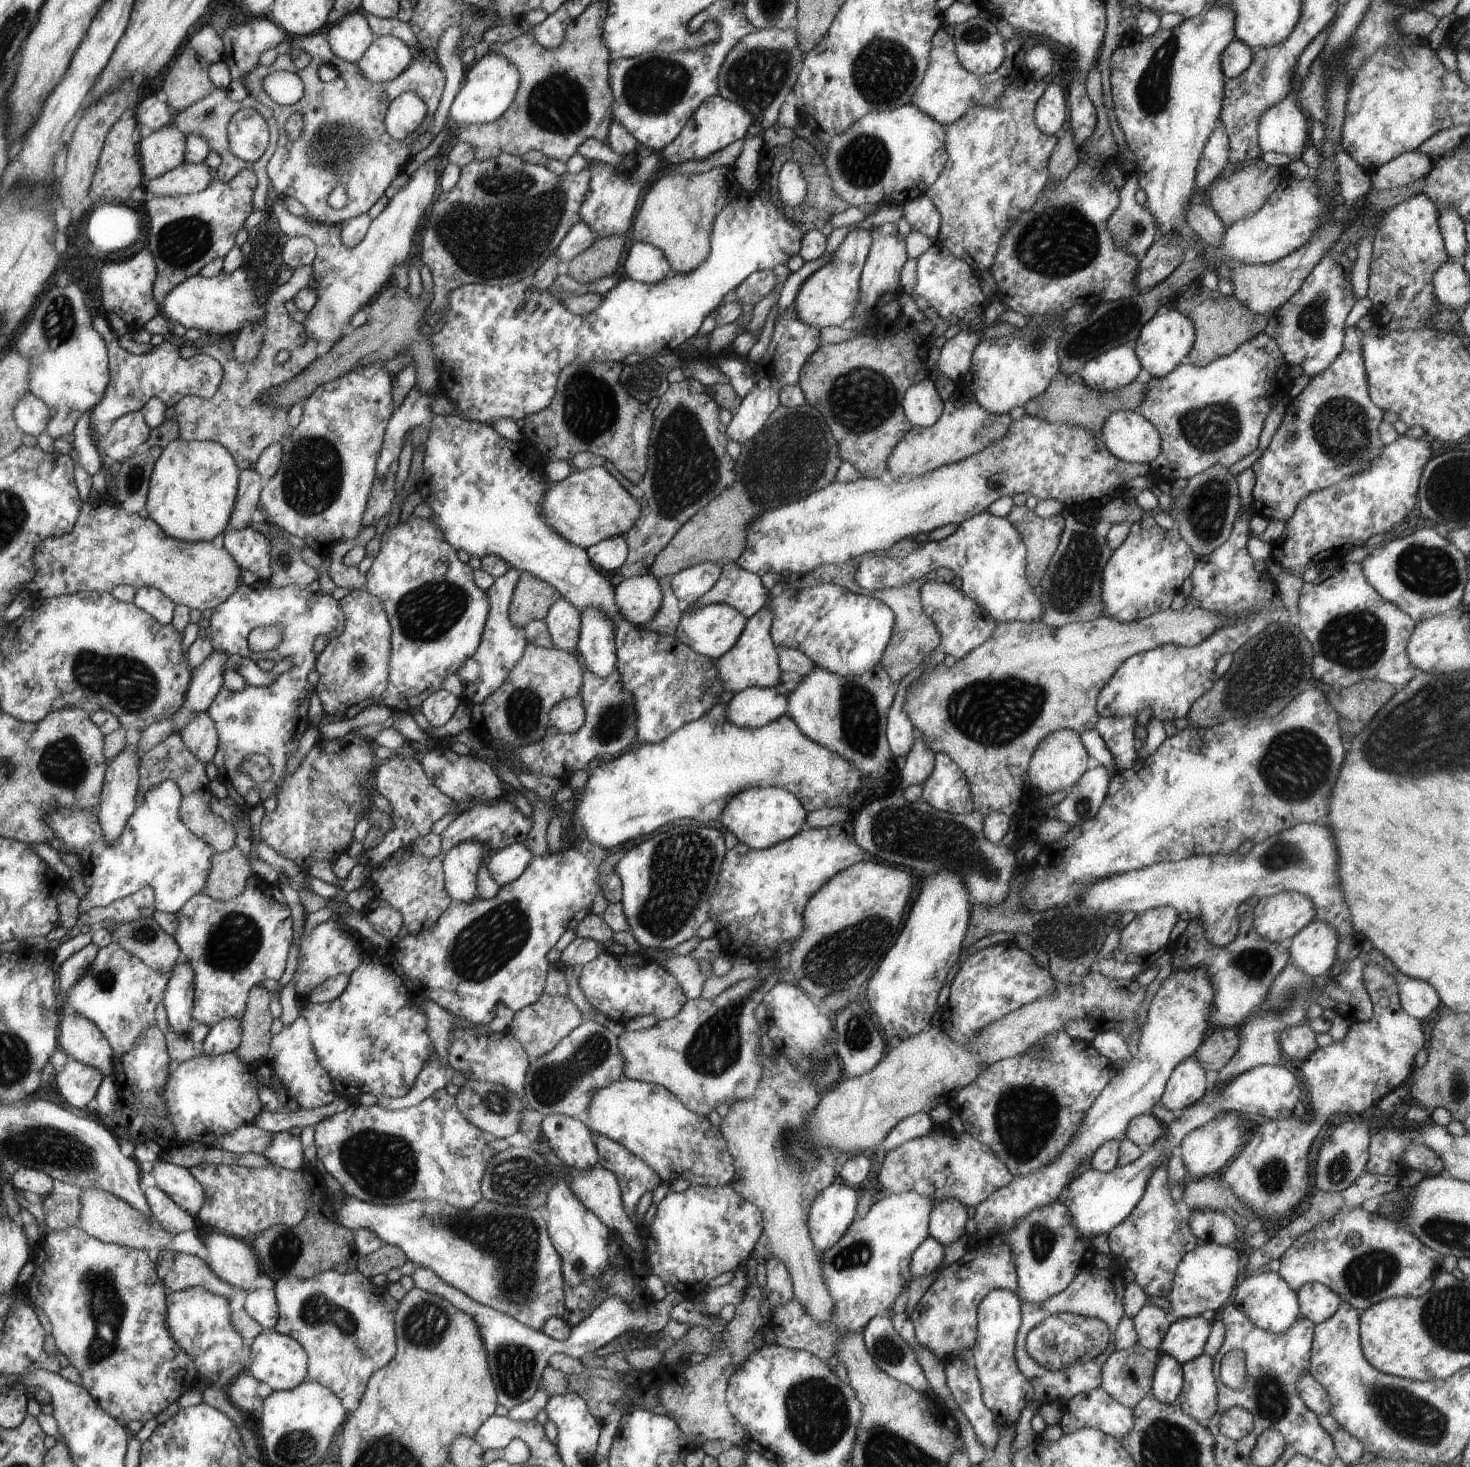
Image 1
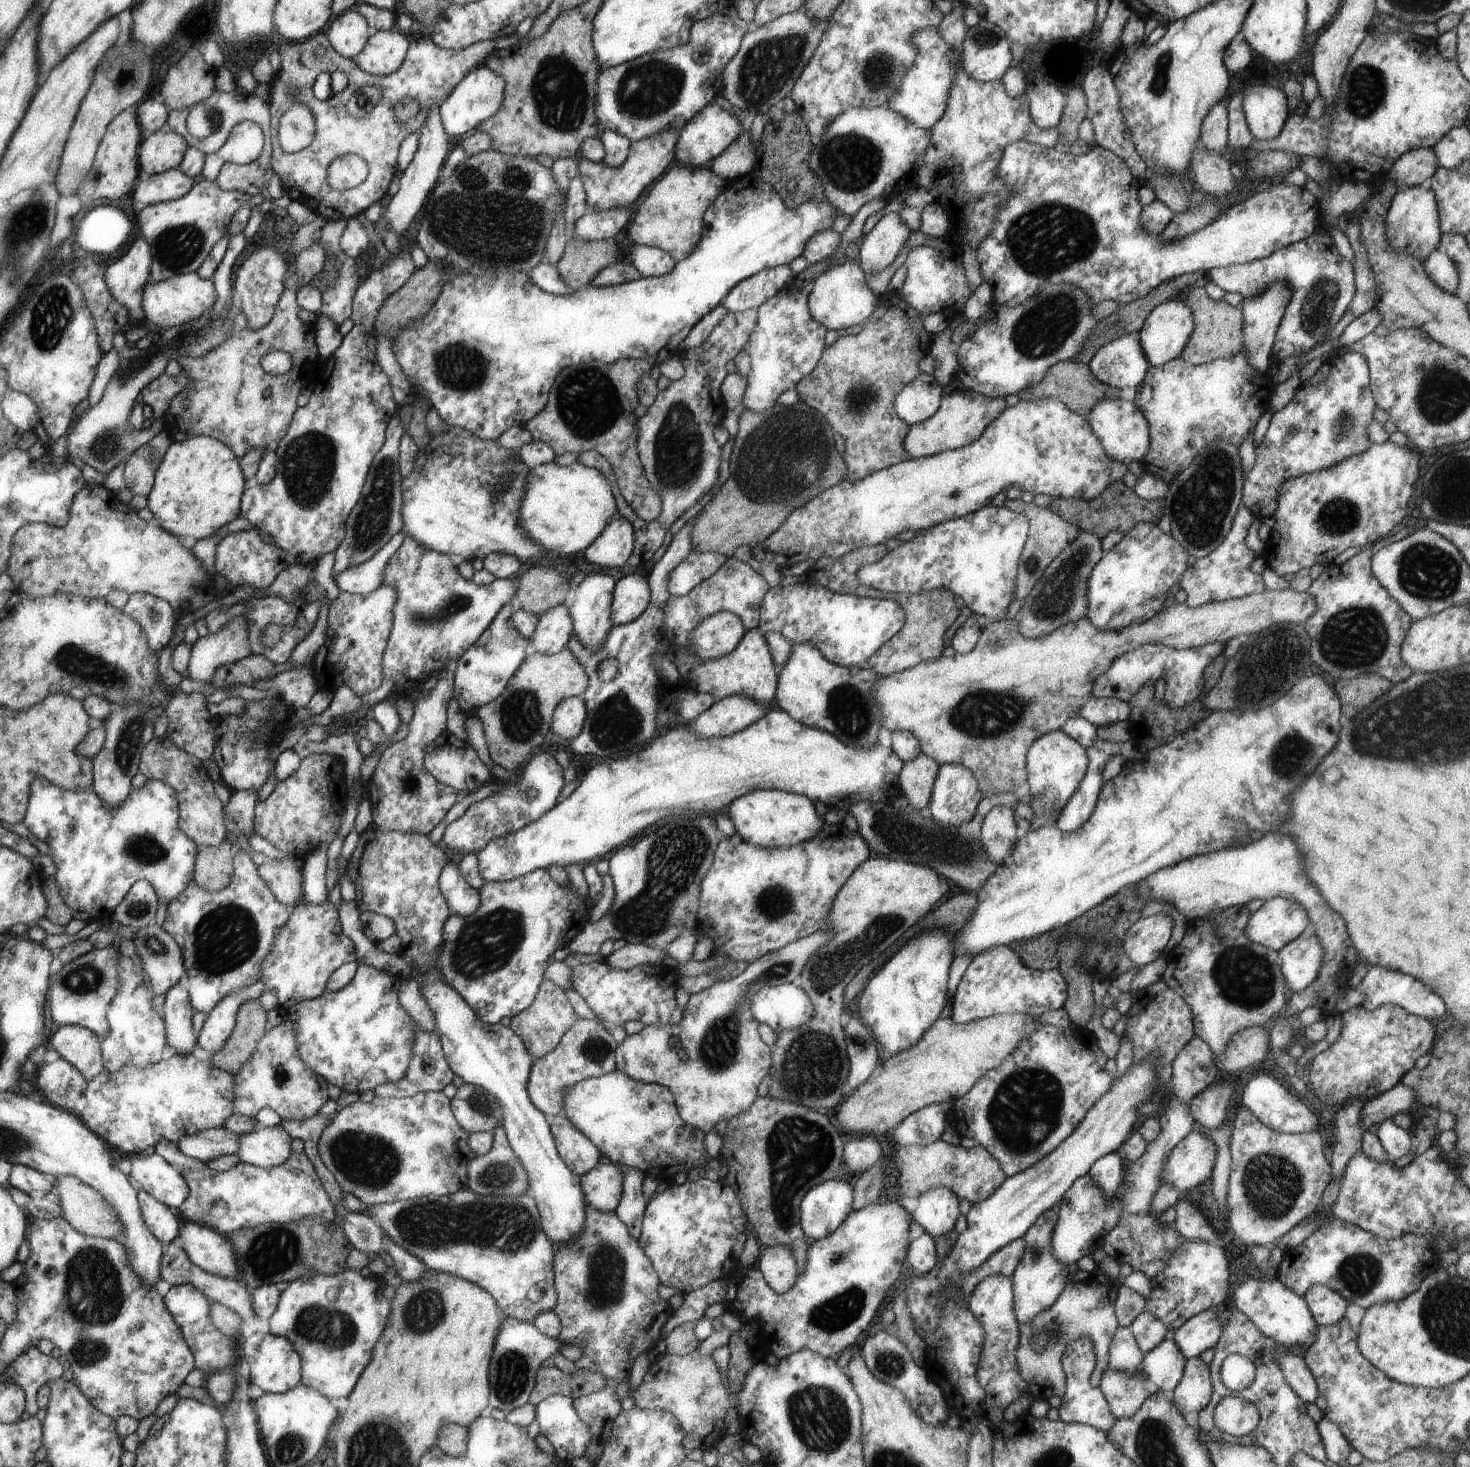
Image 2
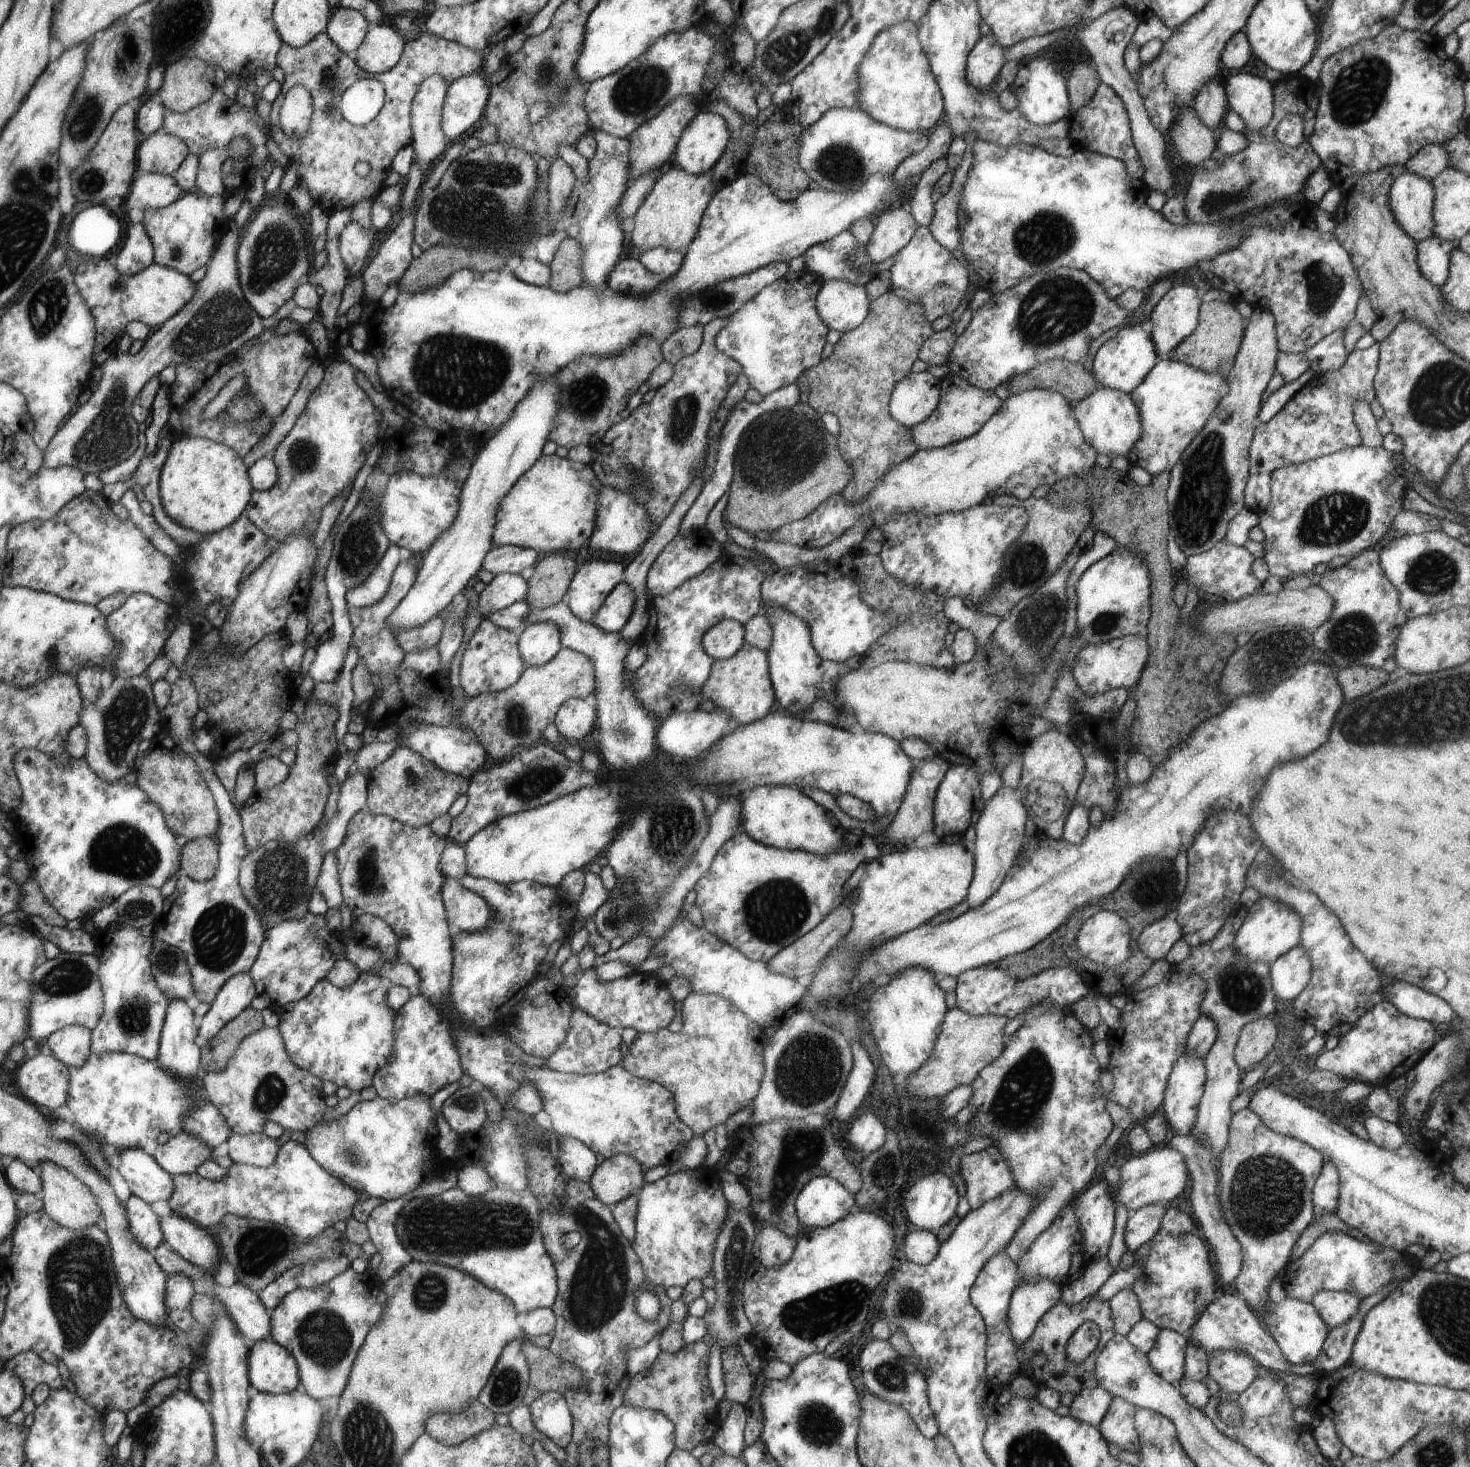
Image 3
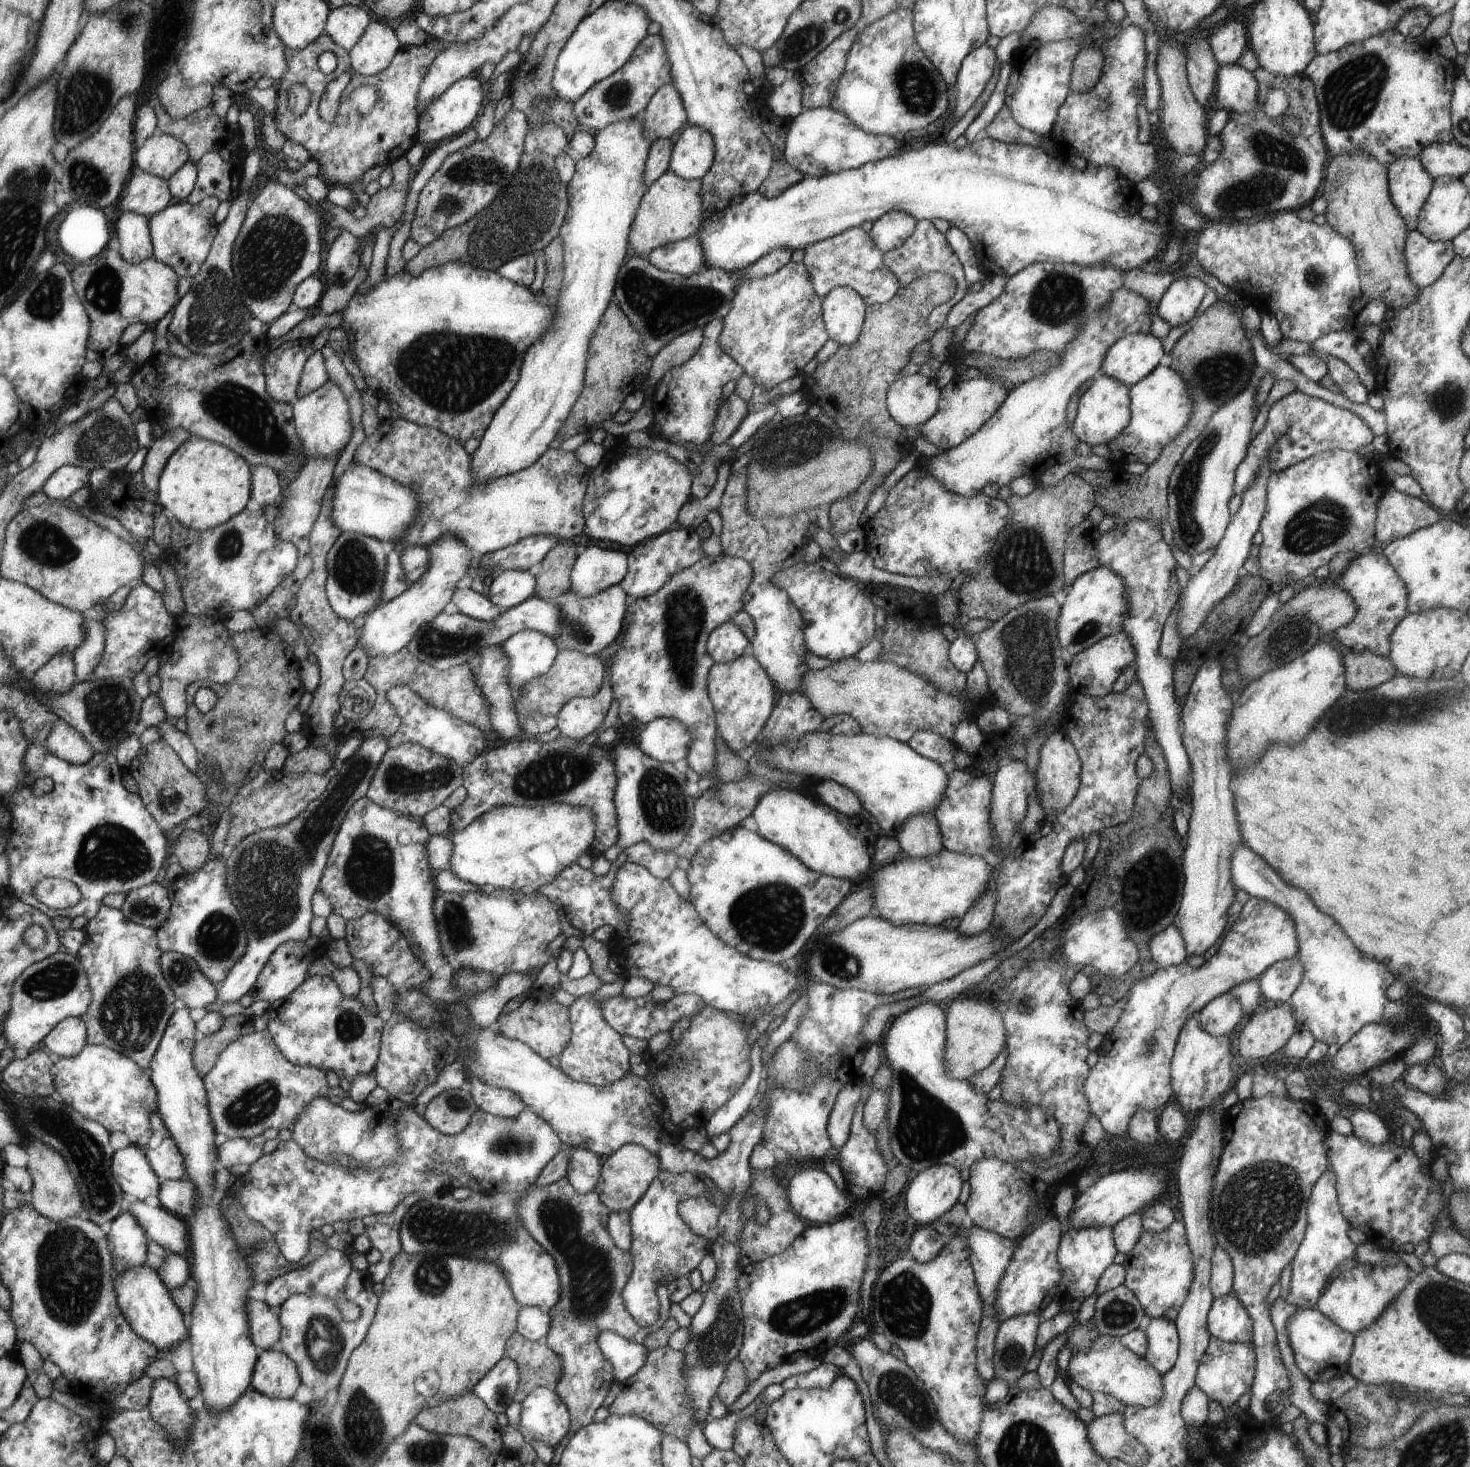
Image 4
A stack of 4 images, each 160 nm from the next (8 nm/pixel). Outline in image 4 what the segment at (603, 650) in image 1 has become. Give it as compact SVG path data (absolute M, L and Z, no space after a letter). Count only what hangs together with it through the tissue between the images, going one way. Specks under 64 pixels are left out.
M588 546L579 550L571 571L571 590L580 597L593 597L611 586L622 583L630 570L623 551Z

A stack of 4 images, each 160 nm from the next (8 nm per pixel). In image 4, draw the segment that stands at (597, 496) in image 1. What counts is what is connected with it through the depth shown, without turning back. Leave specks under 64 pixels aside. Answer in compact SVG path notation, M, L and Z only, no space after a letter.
M400 418L381 421L378 432L362 441L354 457L358 459L358 464L408 485L419 496L421 511L417 513L415 523L397 543L400 550L408 547L428 548L446 535L454 535L467 544L474 555L483 556L515 545L532 535L552 537L556 542L572 541L586 530L583 500L586 498L591 469L576 458L574 451L549 448L532 466L480 485L472 474L472 456L466 453L459 440L438 429Z

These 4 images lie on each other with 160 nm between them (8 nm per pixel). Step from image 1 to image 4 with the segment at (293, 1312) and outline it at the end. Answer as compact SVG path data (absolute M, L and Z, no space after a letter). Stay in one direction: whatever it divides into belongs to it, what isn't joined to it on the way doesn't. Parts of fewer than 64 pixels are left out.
M354 1271L348 1278L346 1282L346 1296L348 1296L352 1302L356 1302L362 1310L362 1314L359 1318L353 1321L346 1320L343 1317L343 1312L340 1310L335 1300L314 1294L307 1295L298 1293L292 1295L276 1310L280 1324L282 1325L282 1334L280 1335L277 1347L284 1353L287 1353L287 1355L295 1361L296 1365L299 1365L299 1371L302 1373L304 1386L306 1390L314 1392L316 1401L324 1401L324 1396L326 1396L328 1390L336 1390L336 1388L338 1388L338 1384L343 1380L342 1374L346 1374L344 1372L344 1370L346 1370L346 1364L350 1362L354 1350L363 1342L364 1337L367 1335L378 1304L378 1296L372 1292L372 1283L373 1281L365 1271Z

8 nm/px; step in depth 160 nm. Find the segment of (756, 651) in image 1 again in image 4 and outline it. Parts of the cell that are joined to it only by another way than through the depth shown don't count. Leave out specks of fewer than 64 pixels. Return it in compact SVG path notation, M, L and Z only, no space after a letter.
M749 652L729 663L715 663L707 679L708 692L718 714L719 736L735 753L747 757L751 753L752 744L762 736L764 725L774 710L774 682L759 660Z

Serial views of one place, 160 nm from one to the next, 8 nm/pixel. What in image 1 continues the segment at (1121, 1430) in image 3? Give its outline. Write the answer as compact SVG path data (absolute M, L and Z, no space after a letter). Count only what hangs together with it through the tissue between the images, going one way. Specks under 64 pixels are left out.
M1136 1343L1127 1349L1116 1349L1102 1365L1102 1388L1118 1402L1135 1407L1140 1400L1151 1394L1151 1386L1159 1352Z

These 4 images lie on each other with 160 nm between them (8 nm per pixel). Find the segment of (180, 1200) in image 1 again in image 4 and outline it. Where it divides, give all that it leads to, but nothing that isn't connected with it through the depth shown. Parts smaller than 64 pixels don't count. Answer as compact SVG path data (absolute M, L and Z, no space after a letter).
M130 1144L115 1150L111 1171L125 1195L136 1196L138 1201L144 1201L148 1196L159 1196L162 1180L139 1145Z

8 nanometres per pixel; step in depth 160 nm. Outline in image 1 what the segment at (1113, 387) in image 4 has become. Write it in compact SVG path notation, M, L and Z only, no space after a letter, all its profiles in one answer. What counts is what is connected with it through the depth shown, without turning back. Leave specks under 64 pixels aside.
M1134 411L1113 412L1105 420L1099 439L1118 460L1127 463L1150 464L1161 451L1154 425Z

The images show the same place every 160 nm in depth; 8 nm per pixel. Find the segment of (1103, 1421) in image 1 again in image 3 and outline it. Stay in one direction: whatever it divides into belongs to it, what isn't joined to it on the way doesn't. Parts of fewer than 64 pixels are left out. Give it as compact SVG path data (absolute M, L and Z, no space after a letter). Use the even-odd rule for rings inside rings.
M1082 1322L1066 1345L1066 1356L1072 1362L1083 1362L1098 1347L1101 1337L1100 1329L1094 1322ZM1100 1388L1085 1389L1074 1395L1070 1404L1070 1417L1098 1427L1102 1418L1108 1413L1108 1408L1114 1398Z

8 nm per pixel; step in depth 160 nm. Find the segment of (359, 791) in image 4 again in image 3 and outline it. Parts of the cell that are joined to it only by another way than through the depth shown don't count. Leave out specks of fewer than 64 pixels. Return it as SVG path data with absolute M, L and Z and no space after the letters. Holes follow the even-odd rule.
M357 770L340 784L338 812L324 826L316 824L316 828L308 836L302 836L296 842L286 840L264 842L259 848L250 850L248 855L244 856L244 861L240 864L239 882L248 901L260 914L267 930L286 920L304 920L308 916L308 902L315 893L314 888L324 856L339 848L344 840L347 840L350 823L355 819L356 812L366 809L369 786L368 772ZM249 972L232 976L215 997L208 1013L202 1018L198 1044L203 1046L208 1043L208 1040L219 1035L220 1030L247 1010L257 996L255 980Z

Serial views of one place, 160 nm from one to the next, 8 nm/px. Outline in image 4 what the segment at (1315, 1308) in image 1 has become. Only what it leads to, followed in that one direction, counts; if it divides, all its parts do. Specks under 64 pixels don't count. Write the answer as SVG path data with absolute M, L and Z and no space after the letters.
M1398 1263L1383 1269L1371 1264L1358 1264L1344 1274L1336 1276L1319 1296L1314 1308L1327 1316L1342 1330L1355 1335L1359 1330L1368 1328L1384 1312L1384 1309L1403 1291L1409 1283L1406 1263Z

